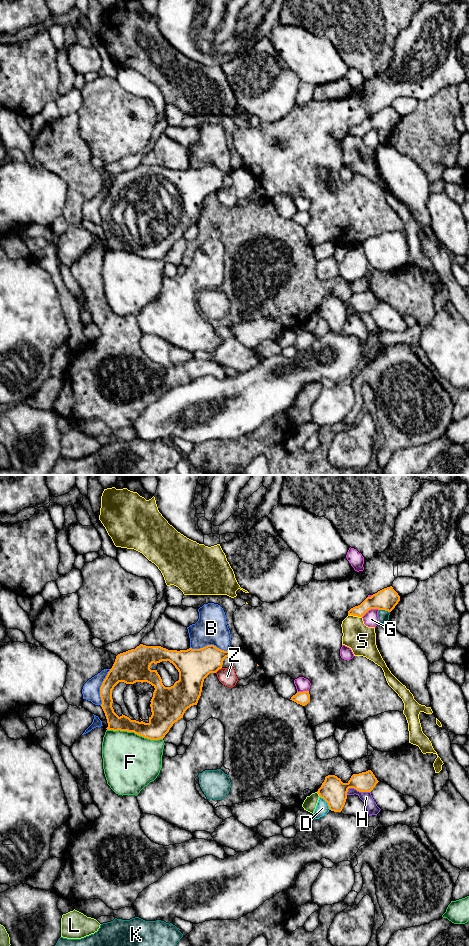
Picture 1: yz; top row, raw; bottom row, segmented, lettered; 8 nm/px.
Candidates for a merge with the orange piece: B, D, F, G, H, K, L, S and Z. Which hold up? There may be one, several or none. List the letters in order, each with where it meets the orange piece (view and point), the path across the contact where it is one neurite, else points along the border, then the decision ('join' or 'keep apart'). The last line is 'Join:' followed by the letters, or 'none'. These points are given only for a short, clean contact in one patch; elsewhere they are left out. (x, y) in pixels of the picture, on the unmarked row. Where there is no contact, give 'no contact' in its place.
B: meets orange in yz at (210, 165); keep apart
D: meets orange in yz at (327, 322); keep apart
F: meets orange in yz at (135, 253); keep apart
G: meets orange in yz at (370, 129); keep apart
H: meets orange in yz at (356, 309); border along yz (370, 312), (359, 312), (349, 308), (346, 314); keep apart
K: meets orange in yz at (384, 129); border along yz (379, 129), (389, 132); keep apart
L: meets orange in yz at (318, 313); border along yz (316, 312), (320, 316); keep apart
S: meets orange in yz at (355, 135); keep apart
Z: meets orange in yz at (218, 189); keep apart
Join: none

